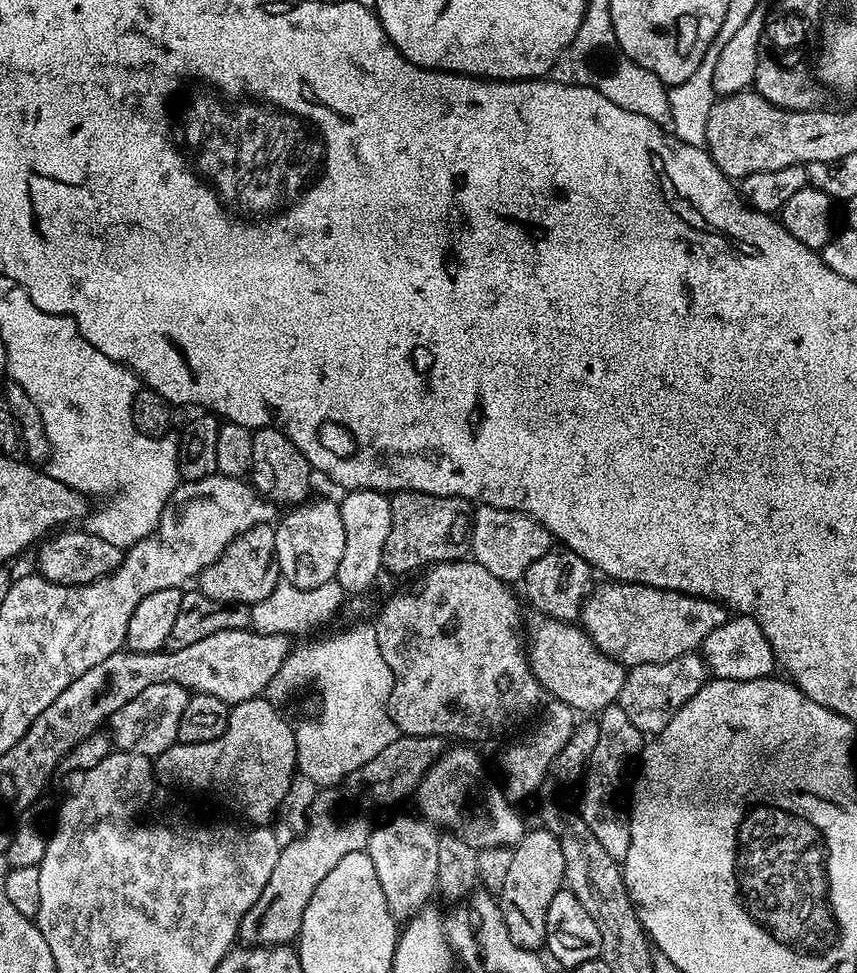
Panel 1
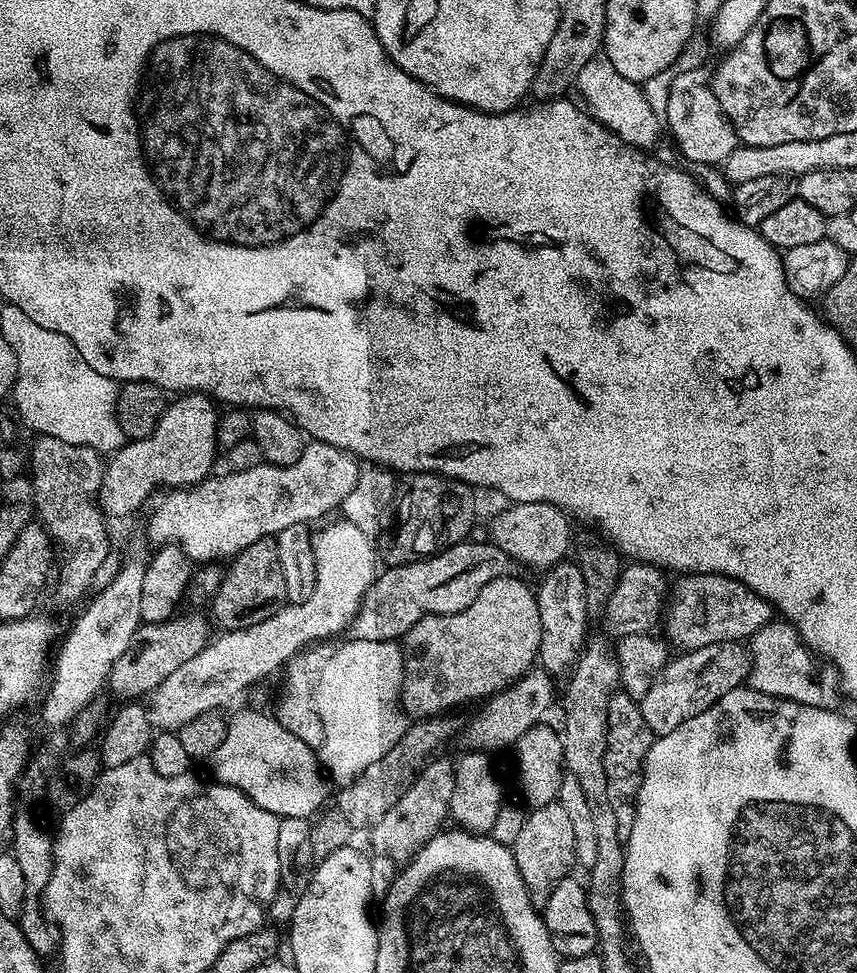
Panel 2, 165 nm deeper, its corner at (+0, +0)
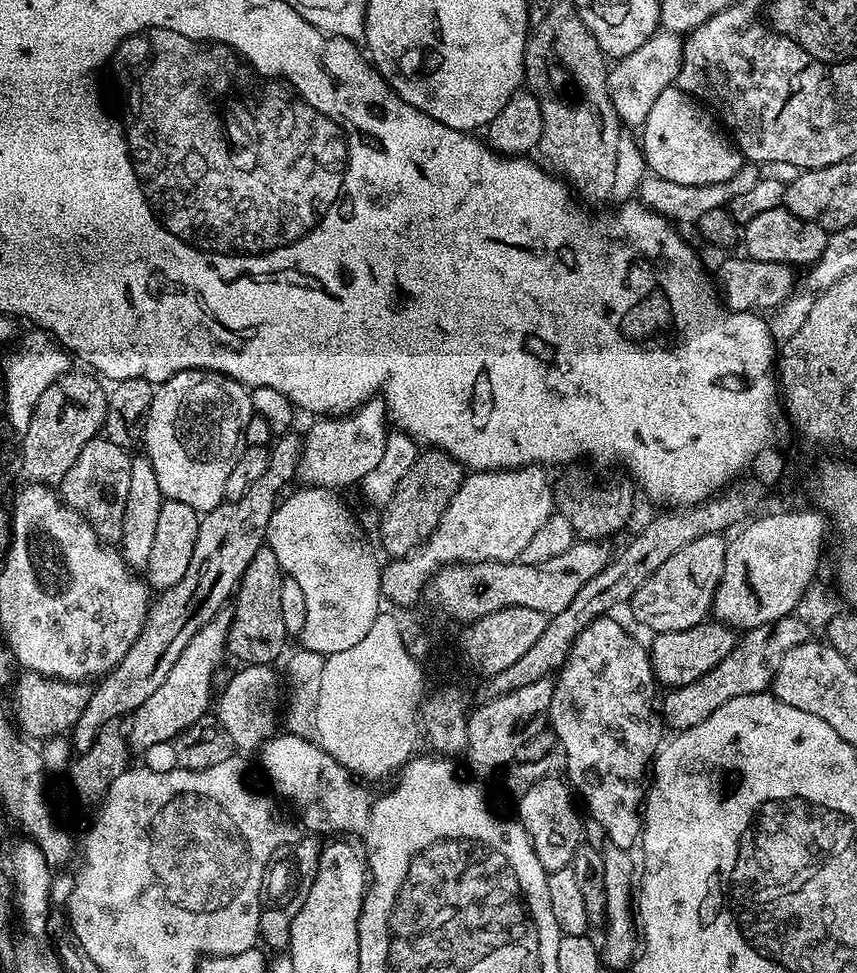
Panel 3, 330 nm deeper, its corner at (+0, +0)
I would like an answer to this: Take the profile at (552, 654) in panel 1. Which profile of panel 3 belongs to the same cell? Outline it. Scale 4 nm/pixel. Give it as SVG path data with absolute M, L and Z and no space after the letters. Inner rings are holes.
M703 622L690 629L657 632L651 639L648 656L652 659L652 675L661 685L668 684L667 687L673 689L694 682L714 670L714 666L718 666L718 662L722 662L722 658L734 650L738 636L727 624Z

